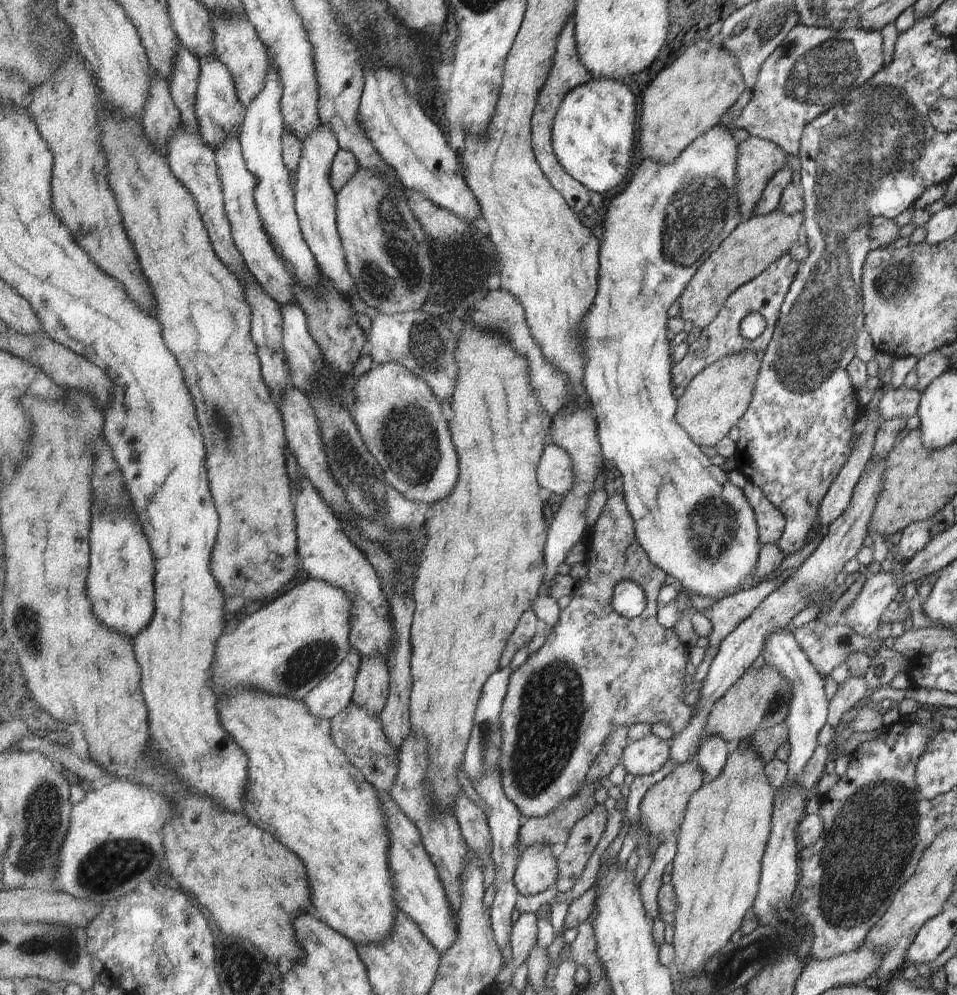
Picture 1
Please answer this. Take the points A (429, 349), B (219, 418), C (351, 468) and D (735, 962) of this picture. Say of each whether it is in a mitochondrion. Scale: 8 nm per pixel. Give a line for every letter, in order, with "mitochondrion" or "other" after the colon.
A: mitochondrion
B: mitochondrion
C: mitochondrion
D: mitochondrion

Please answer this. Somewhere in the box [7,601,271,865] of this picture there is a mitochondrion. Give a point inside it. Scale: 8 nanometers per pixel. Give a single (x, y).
(34, 630)

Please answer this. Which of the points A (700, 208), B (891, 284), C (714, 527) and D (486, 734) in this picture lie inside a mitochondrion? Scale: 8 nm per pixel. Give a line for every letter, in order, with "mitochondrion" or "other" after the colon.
A: mitochondrion
B: mitochondrion
C: mitochondrion
D: mitochondrion

